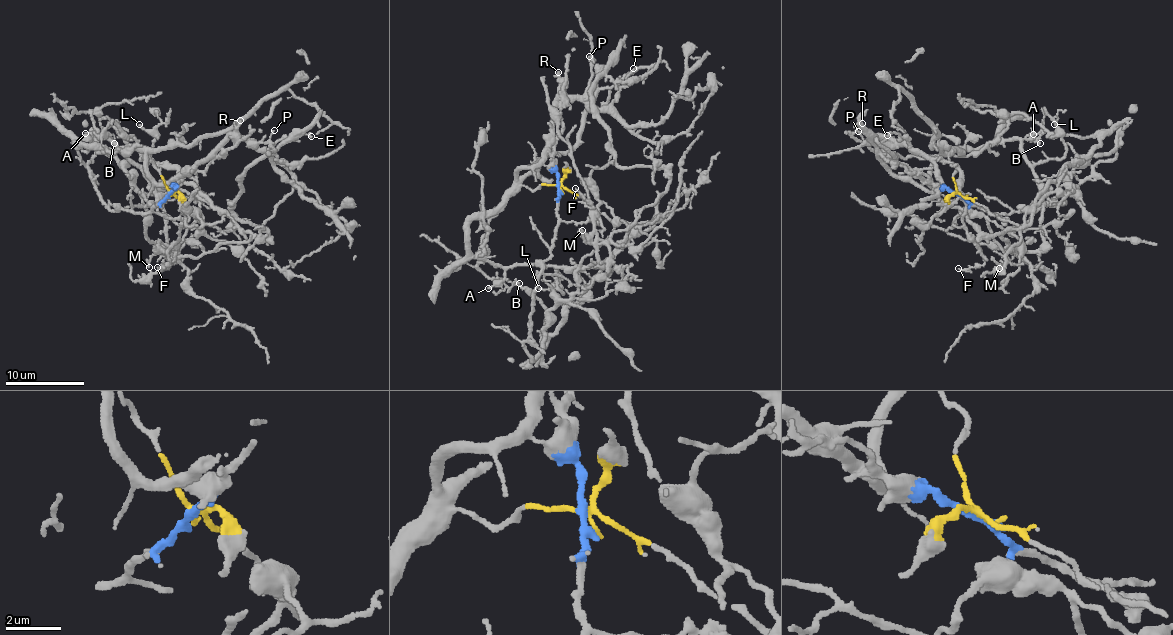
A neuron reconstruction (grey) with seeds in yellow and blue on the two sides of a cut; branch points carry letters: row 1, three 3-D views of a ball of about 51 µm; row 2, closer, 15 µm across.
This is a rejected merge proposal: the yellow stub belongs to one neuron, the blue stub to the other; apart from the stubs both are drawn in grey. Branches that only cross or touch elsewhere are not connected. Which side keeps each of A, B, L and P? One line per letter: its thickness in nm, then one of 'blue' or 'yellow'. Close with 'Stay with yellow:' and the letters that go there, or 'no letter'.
A: 160 nm thick; yellow
B: 150 nm thick; yellow
L: 170 nm thick; yellow
P: 130 nm thick; yellow
Stay with yellow: A, B, L, P

